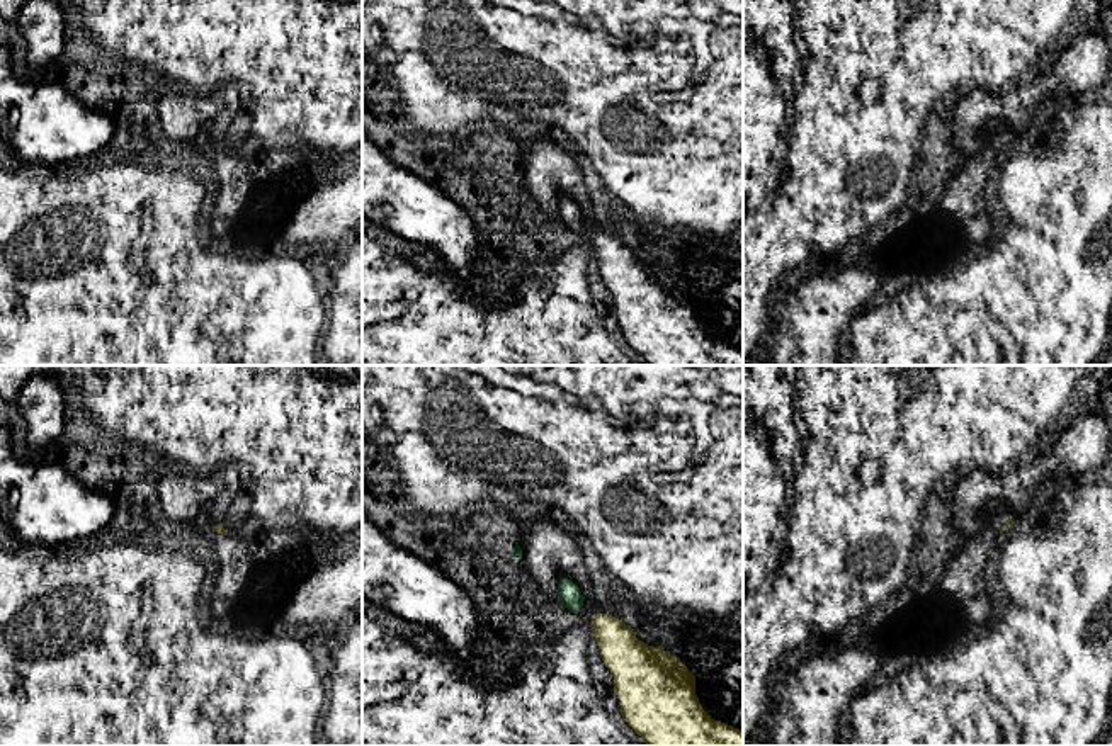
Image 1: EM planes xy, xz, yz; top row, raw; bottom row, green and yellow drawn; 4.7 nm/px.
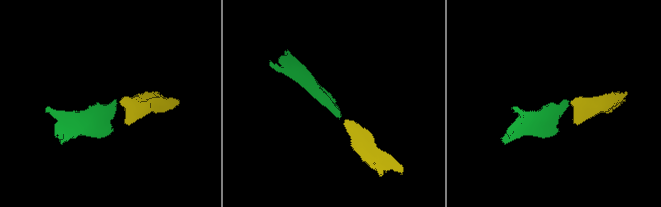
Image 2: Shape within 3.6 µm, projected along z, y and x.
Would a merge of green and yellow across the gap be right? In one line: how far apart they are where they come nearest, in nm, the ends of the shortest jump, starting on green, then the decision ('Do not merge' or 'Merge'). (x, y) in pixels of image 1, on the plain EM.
Distance 70 nm. Across: xz (580, 226), (592, 235). Merge

